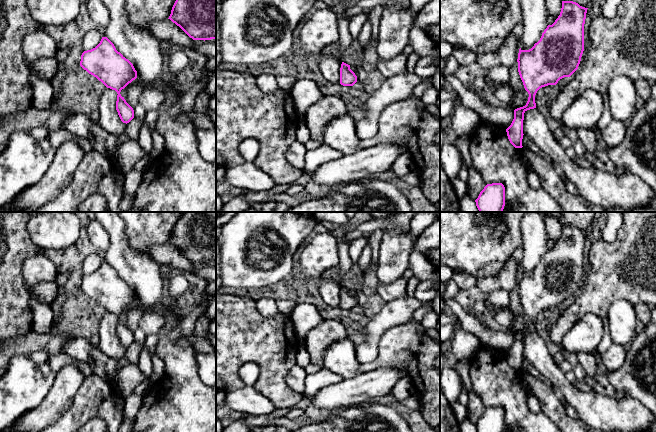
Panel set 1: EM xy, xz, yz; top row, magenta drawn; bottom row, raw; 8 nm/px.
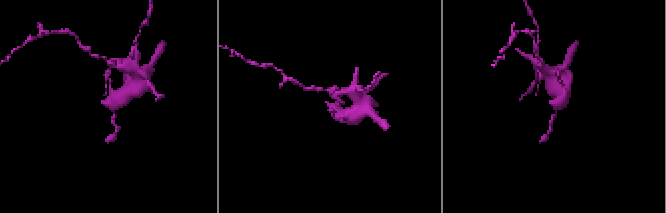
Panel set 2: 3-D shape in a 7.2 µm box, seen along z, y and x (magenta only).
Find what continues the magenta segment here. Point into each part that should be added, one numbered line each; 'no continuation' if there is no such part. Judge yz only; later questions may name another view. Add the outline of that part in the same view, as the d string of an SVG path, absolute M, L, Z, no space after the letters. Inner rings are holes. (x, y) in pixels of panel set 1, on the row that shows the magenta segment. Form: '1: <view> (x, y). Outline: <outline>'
no continuation

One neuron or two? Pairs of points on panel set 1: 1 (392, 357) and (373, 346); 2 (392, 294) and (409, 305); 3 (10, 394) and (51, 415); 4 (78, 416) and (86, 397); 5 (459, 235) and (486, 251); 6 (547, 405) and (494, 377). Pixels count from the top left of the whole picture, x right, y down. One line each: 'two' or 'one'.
1: two
2: two
3: two
4: one
5: one
6: two

